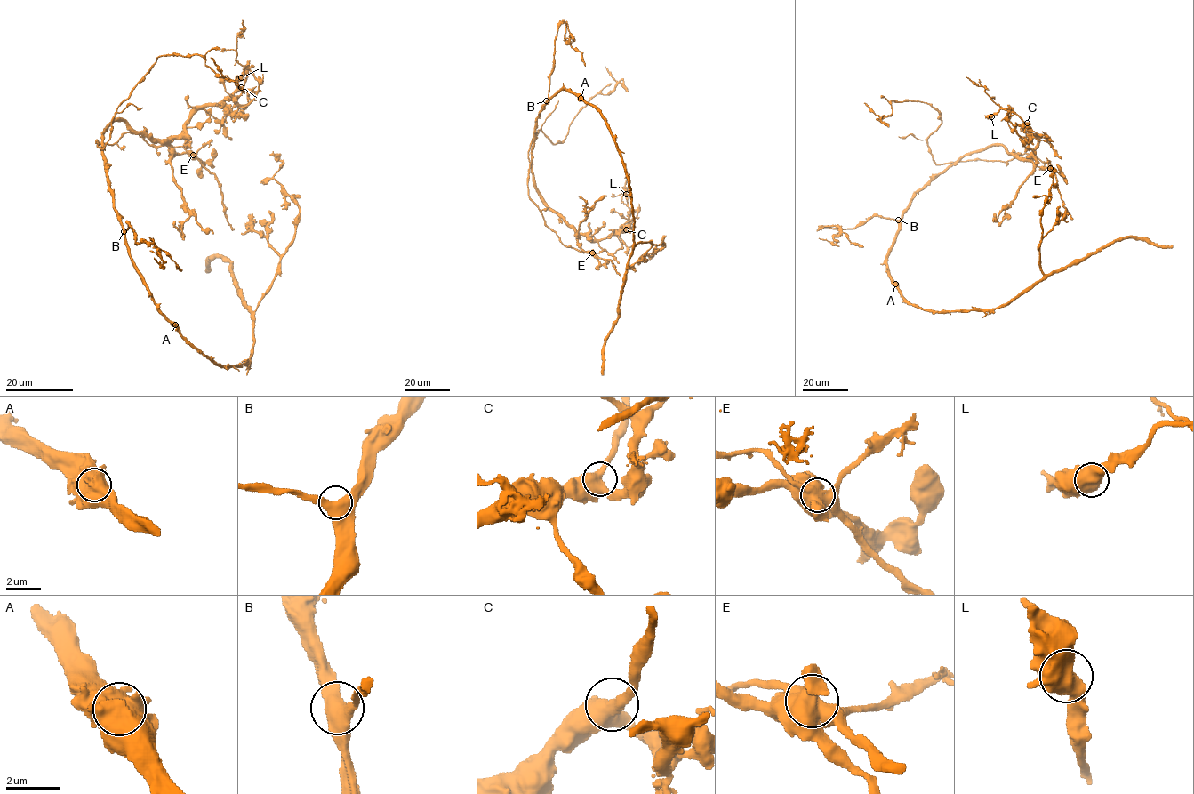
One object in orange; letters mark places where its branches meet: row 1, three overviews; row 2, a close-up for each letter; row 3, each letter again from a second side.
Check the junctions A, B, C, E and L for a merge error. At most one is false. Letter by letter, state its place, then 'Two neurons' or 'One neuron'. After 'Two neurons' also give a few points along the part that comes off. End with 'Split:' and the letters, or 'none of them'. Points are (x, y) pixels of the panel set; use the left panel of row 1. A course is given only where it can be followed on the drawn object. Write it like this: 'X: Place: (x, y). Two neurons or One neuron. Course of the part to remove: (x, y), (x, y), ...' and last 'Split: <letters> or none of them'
A: Place: (175, 324). One neuron
B: Place: (124, 231). One neuron
C: Place: (241, 87). One neuron
E: Place: (193, 155). Two neurons. Course of the part to remove: (192, 155), (137, 133), (96, 141), (103, 148), (116, 110), (160, 56), (198, 55), (228, 77), (210, 57)
L: Place: (241, 77). One neuron
Split: E

